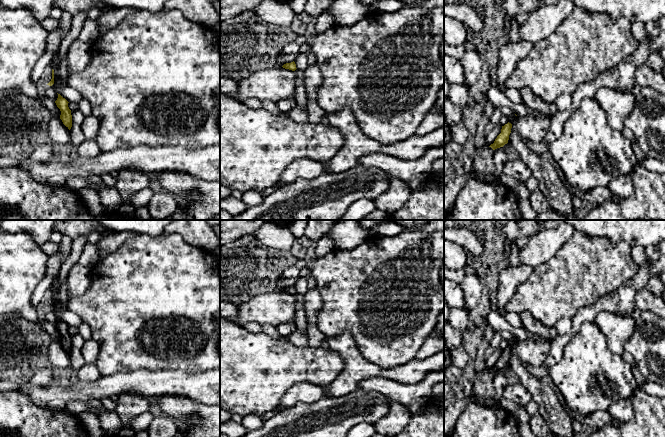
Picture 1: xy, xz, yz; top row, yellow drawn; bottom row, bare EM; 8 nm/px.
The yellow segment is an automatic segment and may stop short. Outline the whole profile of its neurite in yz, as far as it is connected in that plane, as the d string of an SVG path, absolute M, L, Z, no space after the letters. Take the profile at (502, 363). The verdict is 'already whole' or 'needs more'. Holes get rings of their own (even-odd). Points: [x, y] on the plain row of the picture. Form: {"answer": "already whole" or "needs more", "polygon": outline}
{"answer": "already whole", "polygon": "M509 346L504 350L502 350L501 357L497 360L494 367L491 368L489 371L495 374L507 368L509 364L509 359L511 357L511 352L512 352L512 348Z"}

